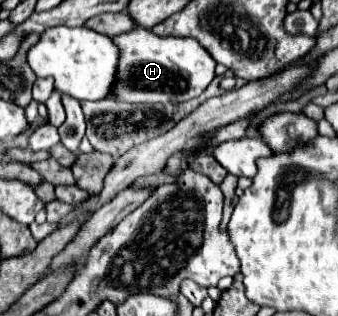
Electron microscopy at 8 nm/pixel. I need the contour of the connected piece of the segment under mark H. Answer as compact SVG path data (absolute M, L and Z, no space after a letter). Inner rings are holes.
M135 28L113 38L119 46L119 64L115 74L115 94L111 100L143 104L179 104L199 96L215 78L215 60L193 38L159 38L151 30Z

